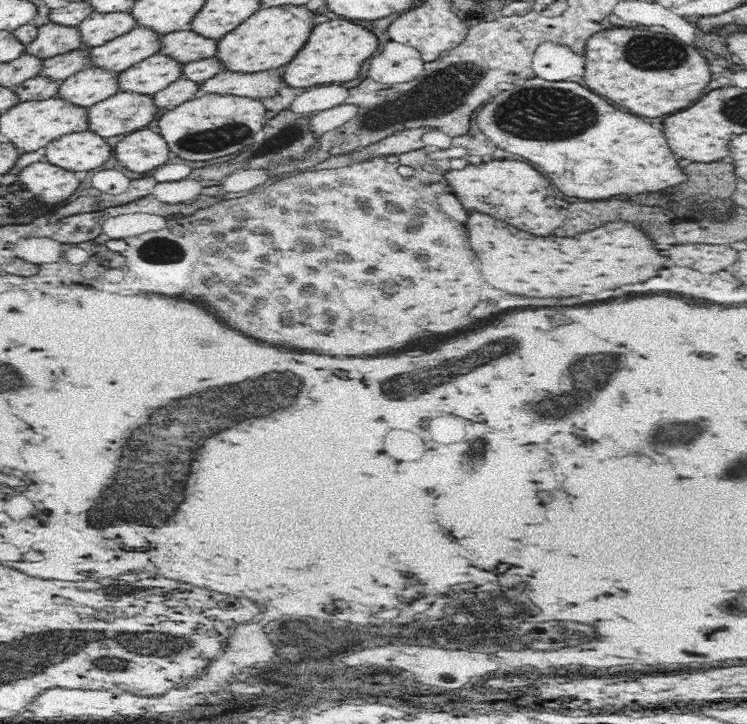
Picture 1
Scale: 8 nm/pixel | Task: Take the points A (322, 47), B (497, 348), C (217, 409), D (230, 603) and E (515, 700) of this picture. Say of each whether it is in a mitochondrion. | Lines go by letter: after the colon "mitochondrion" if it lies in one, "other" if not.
A: other
B: mitochondrion
C: mitochondrion
D: other
E: other

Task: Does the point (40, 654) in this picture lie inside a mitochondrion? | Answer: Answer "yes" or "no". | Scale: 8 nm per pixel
yes

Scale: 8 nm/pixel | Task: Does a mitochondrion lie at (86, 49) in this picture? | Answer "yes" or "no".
no

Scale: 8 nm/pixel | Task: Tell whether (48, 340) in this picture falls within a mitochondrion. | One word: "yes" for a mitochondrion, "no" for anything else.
no

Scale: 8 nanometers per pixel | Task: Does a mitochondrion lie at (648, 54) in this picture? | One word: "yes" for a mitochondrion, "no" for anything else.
yes

